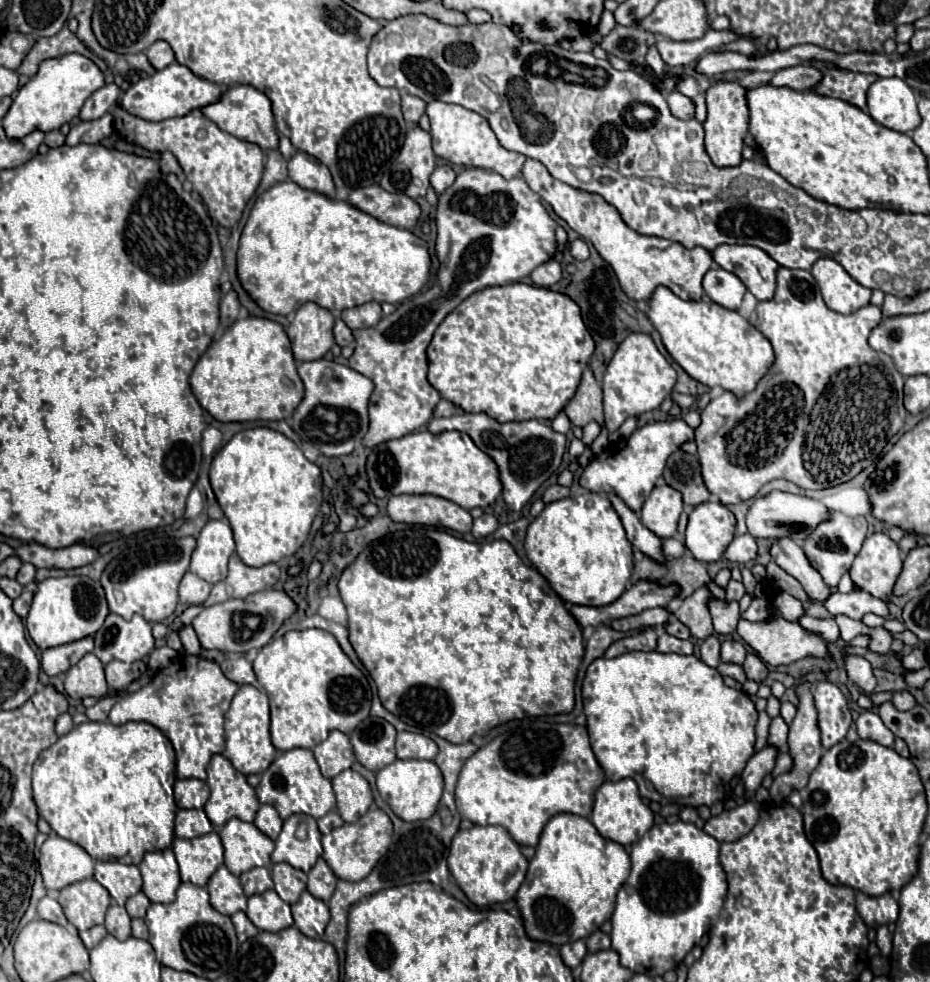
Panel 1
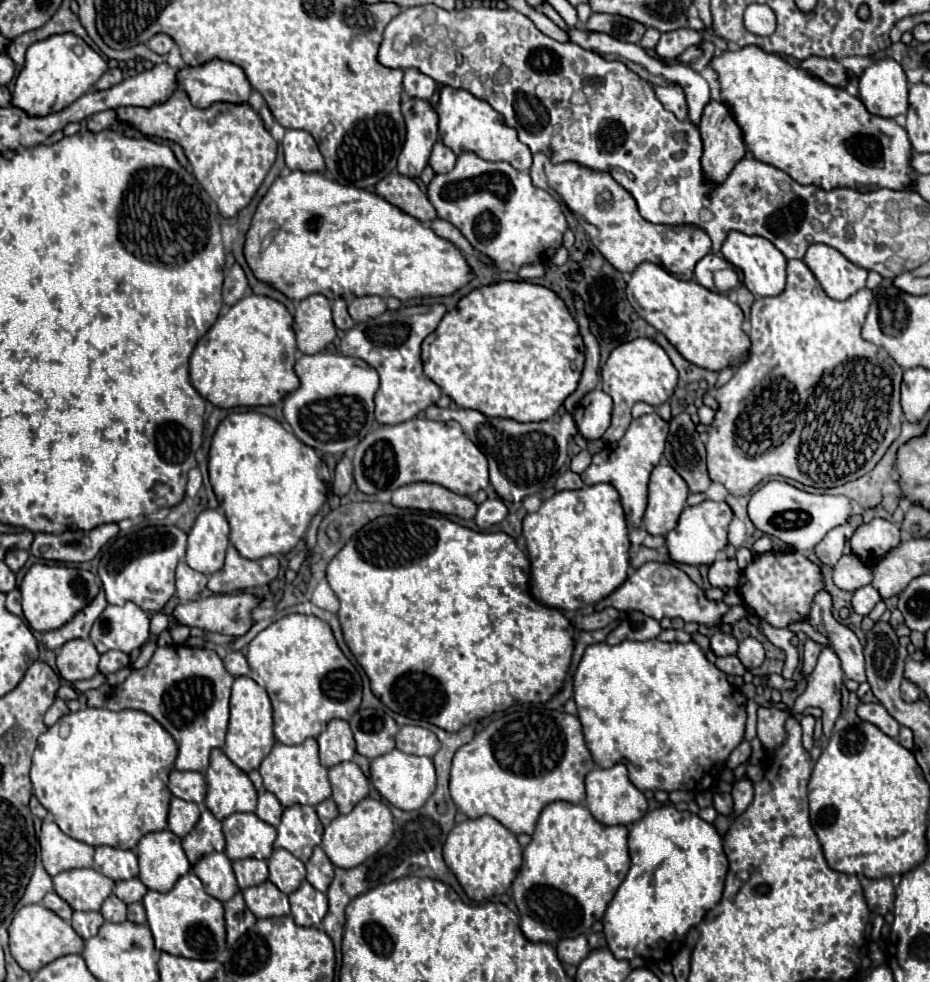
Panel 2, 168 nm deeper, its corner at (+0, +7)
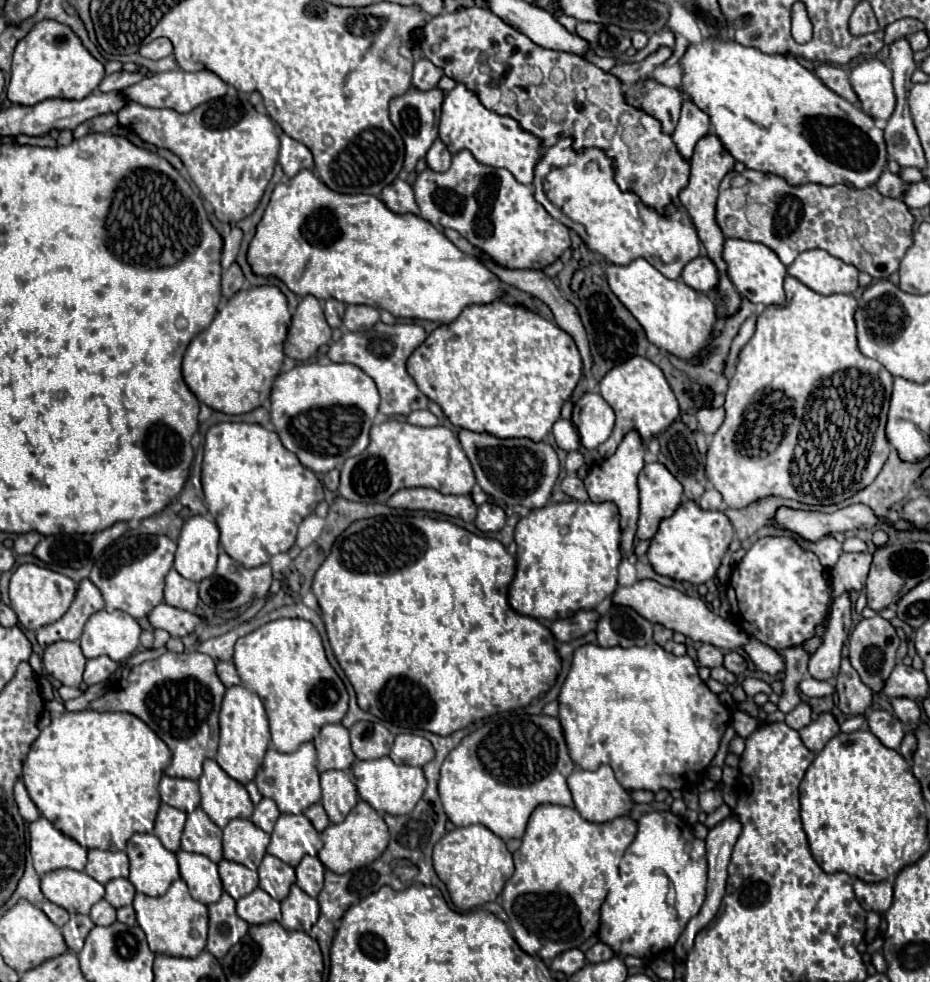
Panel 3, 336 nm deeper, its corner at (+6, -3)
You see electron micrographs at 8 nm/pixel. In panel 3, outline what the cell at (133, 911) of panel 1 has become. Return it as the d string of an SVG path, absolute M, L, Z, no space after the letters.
M116 878L116 880L110 880L106 884L106 900L114 906L114 908L120 908L120 906L130 906L132 900L134 900L134 886L126 880L126 878Z

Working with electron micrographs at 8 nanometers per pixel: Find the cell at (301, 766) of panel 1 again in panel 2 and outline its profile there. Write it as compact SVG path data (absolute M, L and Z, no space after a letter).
M308 738L296 746L286 746L286 744L276 742L272 752L260 764L258 772L264 780L264 790L272 792L284 808L294 806L294 804L318 806L320 802L332 796L332 788L328 782L328 770L318 760L318 742L314 738Z

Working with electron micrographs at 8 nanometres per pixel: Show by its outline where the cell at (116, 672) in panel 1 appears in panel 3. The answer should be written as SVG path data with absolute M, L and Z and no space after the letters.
M98 656L98 658L92 658L86 662L86 668L84 668L84 674L82 674L82 680L92 686L92 684L98 684L98 682L104 682L110 678L110 674L118 668L118 664L114 660L110 660L108 656Z

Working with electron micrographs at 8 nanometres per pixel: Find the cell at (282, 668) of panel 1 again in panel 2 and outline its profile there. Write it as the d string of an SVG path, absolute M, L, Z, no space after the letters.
M290 614L262 630L248 646L249 676L266 689L274 708L274 734L282 744L316 738L334 718L350 720L362 702L362 678L342 654L326 622Z

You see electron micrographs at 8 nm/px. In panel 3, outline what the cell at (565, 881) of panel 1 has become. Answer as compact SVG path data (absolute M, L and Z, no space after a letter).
M542 804L532 812L522 844L514 852L516 872L500 894L502 908L508 914L510 930L524 952L542 960L550 960L560 952L582 946L592 934L600 930L600 906L608 894L610 884L614 884L618 878L618 864L624 856L624 850L632 844L636 832L638 822L630 814L598 824L584 820L572 806Z

